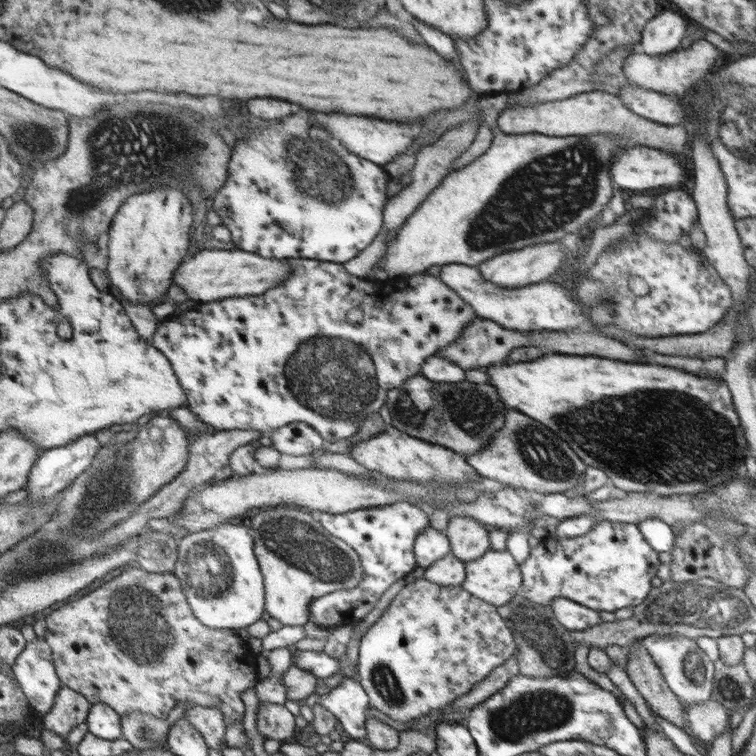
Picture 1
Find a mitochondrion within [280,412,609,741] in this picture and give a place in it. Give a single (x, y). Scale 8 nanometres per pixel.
(536, 450)

